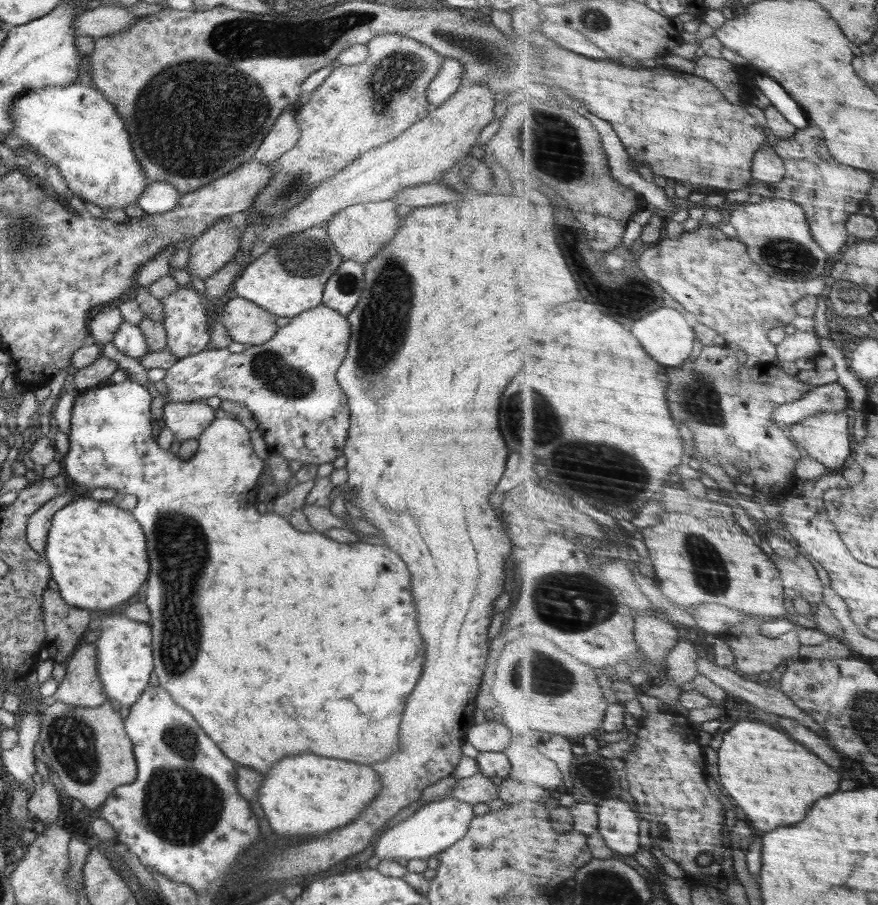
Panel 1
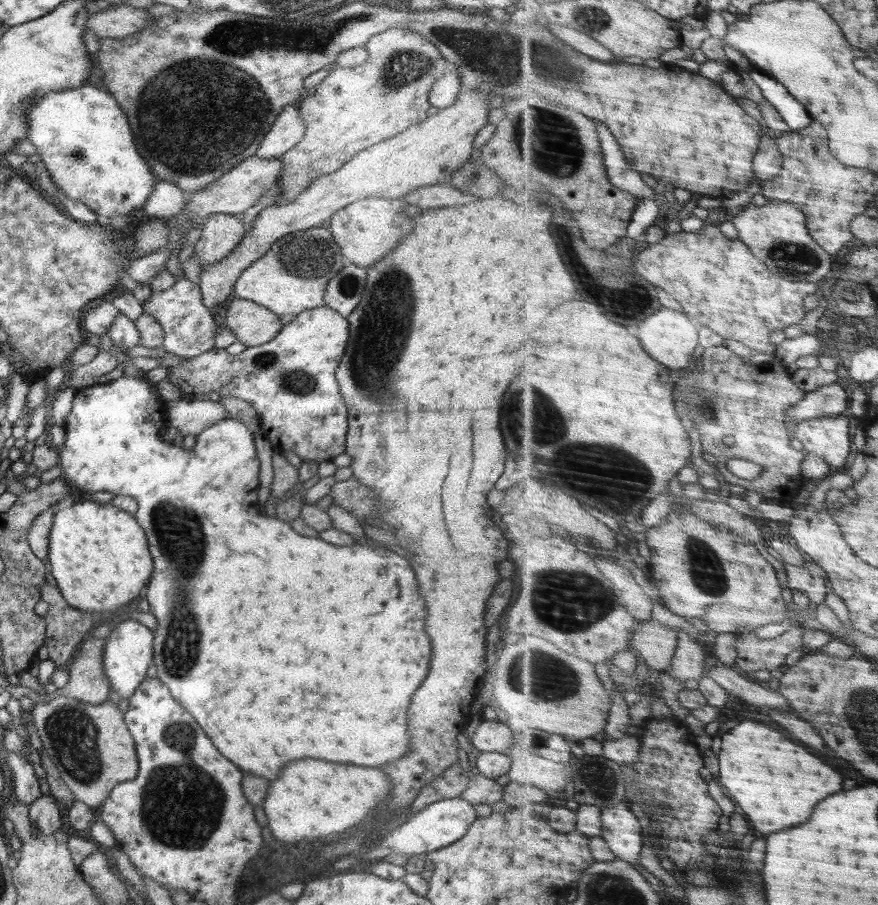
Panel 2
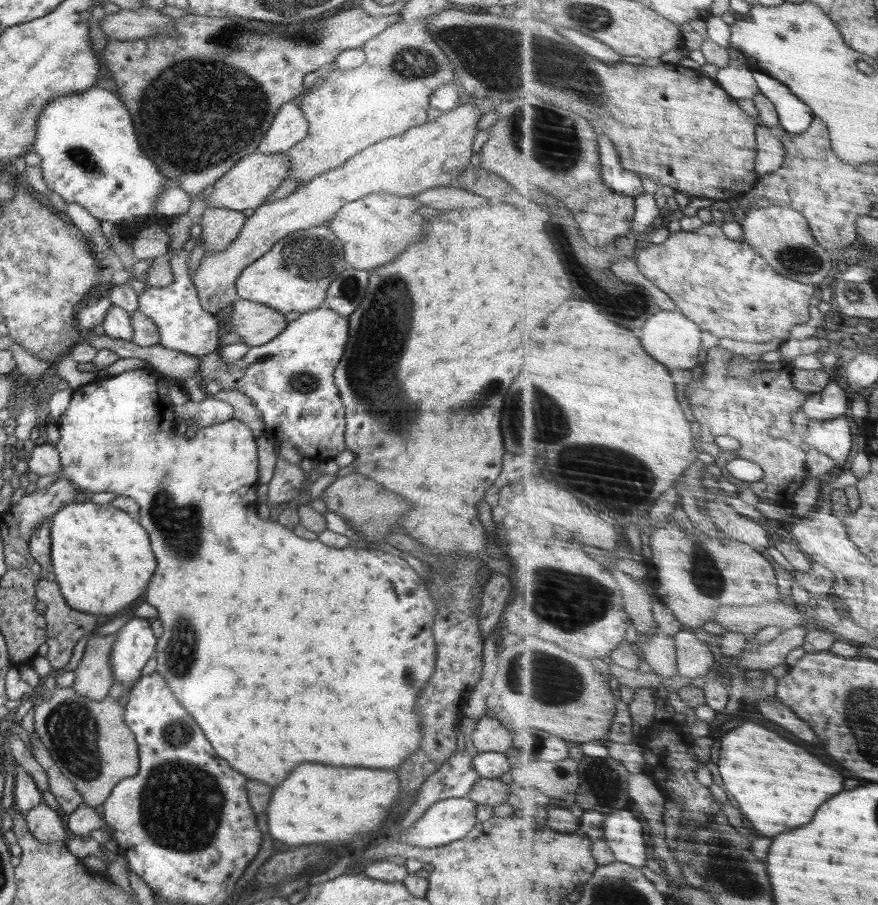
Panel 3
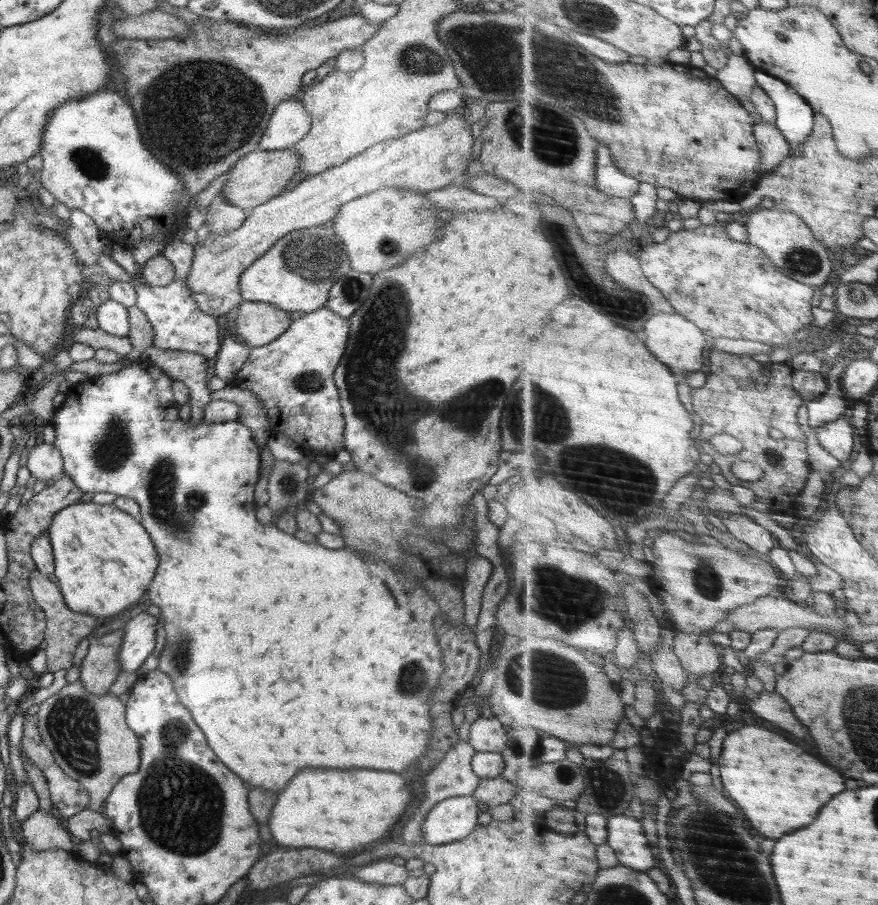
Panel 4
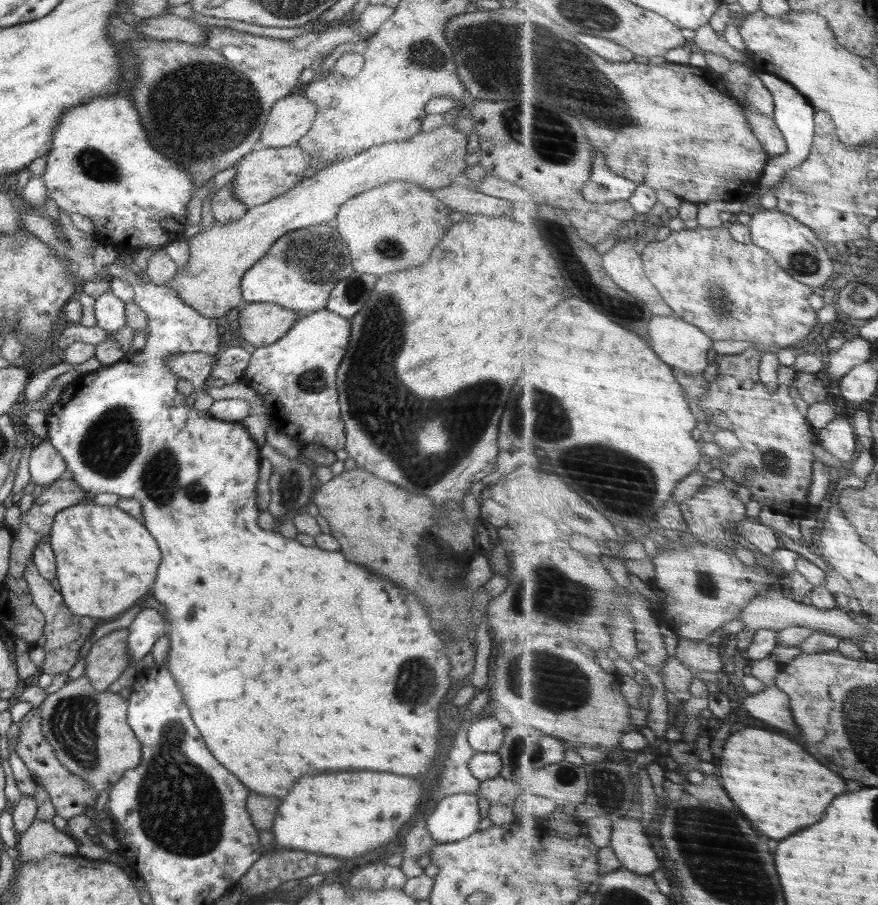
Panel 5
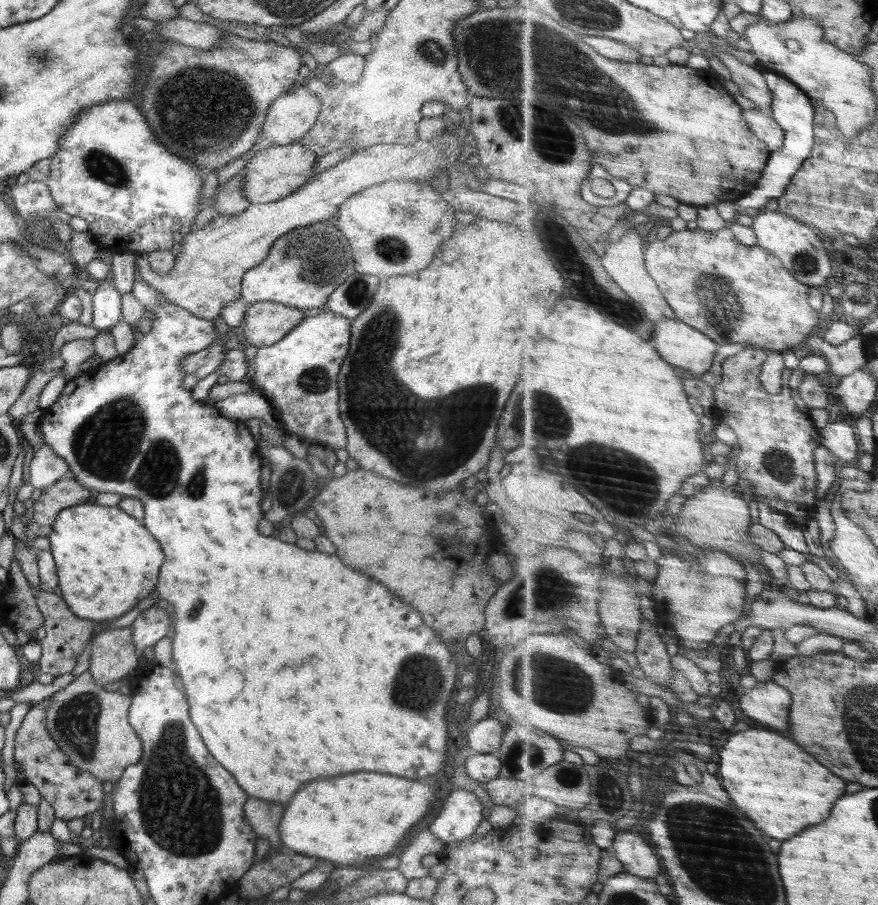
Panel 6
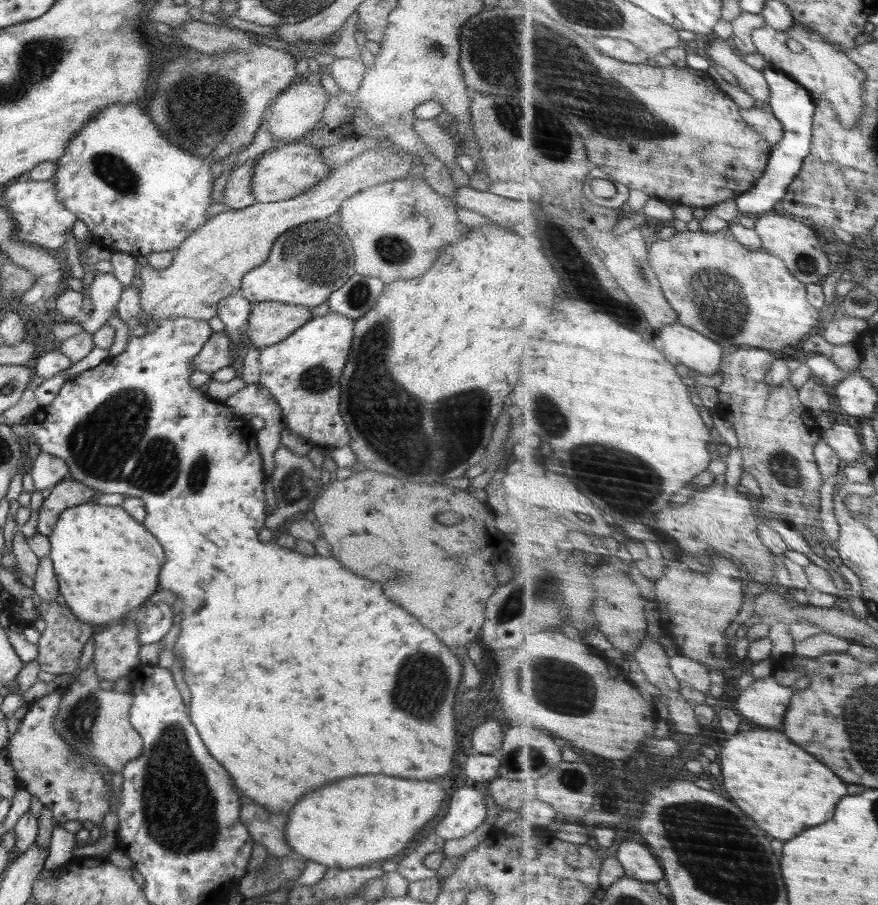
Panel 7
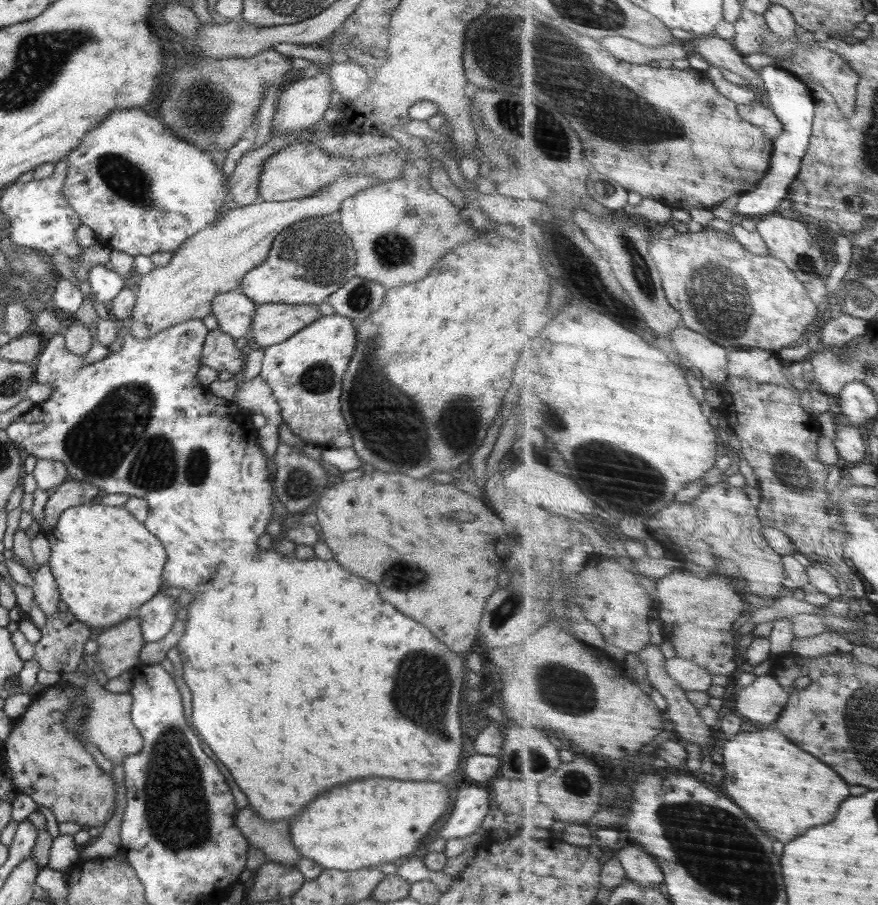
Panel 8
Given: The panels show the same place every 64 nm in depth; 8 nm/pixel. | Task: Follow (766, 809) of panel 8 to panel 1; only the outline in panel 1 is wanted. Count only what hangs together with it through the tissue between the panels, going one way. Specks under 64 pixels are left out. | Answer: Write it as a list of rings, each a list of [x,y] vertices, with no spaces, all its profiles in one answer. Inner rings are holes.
[[[744,720],[726,734],[720,750],[720,772],[726,790],[748,812],[756,828],[764,832],[804,822],[814,804],[838,792],[842,782],[842,774],[818,754],[784,732],[754,720]]]

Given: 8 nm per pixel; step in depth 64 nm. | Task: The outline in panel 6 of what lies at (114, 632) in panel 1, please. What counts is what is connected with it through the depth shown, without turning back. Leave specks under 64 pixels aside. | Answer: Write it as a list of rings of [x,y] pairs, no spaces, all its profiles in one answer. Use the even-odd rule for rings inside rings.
[[[158,605],[143,610],[132,623],[133,643],[138,655],[148,646],[152,646],[164,638],[172,630],[172,616],[170,610],[161,609]]]

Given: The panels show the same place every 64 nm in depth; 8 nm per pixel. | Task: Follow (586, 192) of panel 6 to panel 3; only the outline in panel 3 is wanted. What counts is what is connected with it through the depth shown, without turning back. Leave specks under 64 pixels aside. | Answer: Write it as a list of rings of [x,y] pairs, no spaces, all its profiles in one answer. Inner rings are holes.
[[[602,134],[599,141],[603,159],[603,179],[605,184],[612,190],[627,194],[628,196],[637,198],[643,195],[647,191],[644,188],[643,177],[639,173],[628,172],[627,168],[624,168],[623,157],[620,156],[611,137]]]

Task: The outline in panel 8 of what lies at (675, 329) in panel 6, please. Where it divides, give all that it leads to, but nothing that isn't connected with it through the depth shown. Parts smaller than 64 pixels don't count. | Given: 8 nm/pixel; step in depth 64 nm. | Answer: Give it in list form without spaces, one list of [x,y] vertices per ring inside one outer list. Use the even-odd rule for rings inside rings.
[[[684,325],[676,329],[668,348],[674,348],[678,356],[689,363],[698,374],[702,374],[714,383],[715,386],[725,388],[729,381],[730,353],[724,345],[696,332]]]

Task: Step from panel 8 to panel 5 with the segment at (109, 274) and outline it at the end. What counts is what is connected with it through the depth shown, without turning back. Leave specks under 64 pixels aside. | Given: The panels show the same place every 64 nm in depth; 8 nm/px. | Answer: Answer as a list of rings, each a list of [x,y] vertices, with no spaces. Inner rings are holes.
[[[106,290],[102,296],[96,299],[93,307],[96,321],[98,321],[97,326],[109,334],[120,332],[127,325],[125,302],[116,298],[110,290]]]

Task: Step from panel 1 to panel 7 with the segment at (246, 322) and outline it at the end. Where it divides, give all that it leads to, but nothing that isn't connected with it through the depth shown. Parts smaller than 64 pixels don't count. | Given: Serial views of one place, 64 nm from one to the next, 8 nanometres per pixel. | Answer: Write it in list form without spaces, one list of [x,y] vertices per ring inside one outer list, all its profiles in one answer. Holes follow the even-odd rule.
[[[280,302],[251,303],[246,344],[258,349],[273,346],[312,319],[308,307]]]

